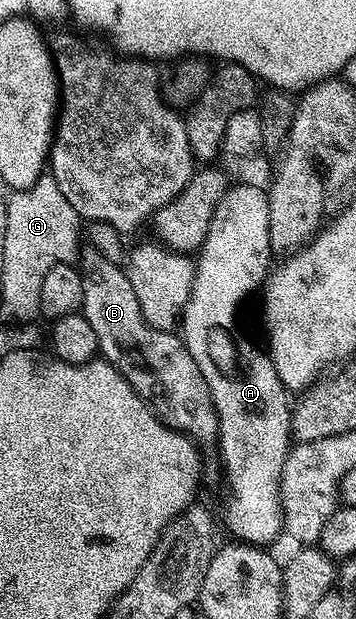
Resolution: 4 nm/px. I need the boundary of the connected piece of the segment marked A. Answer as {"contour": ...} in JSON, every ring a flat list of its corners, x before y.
{"contour":[[243,183,240,187,235,185,228,186,227,192,221,197,221,201,217,205,217,209,213,213,213,221,209,225,209,231,205,237,205,241,199,247,197,258,195,259,195,280,193,281,193,289,189,301,183,310,183,318,181,320,181,338,185,346,189,349,189,357,193,357,193,361,197,361,197,369,201,369,201,377,205,381,205,385,211,394,211,400,215,406,215,412,219,418,219,441,217,451,223,454,223,467,227,470,227,487,231,492,227,495,227,504,223,507,223,523,227,526,227,531,232,535,232,540,238,541,243,545,252,547,266,548,267,543,274,541,278,535,284,534,283,529,283,506,279,503,279,482,281,481,281,469,287,460,287,453,293,446,293,436,291,433,291,407,287,398,289,392,284,387,283,382,277,377,277,369,271,363,270,354,261,352,255,348,255,343,249,336,243,332,243,327,239,324,239,310,243,307,243,302,250,297,251,294,258,292,262,288,268,274,269,268,272,266,273,252,271,242,269,241,269,201,267,200,267,192,261,186,250,187,249,184]]}

